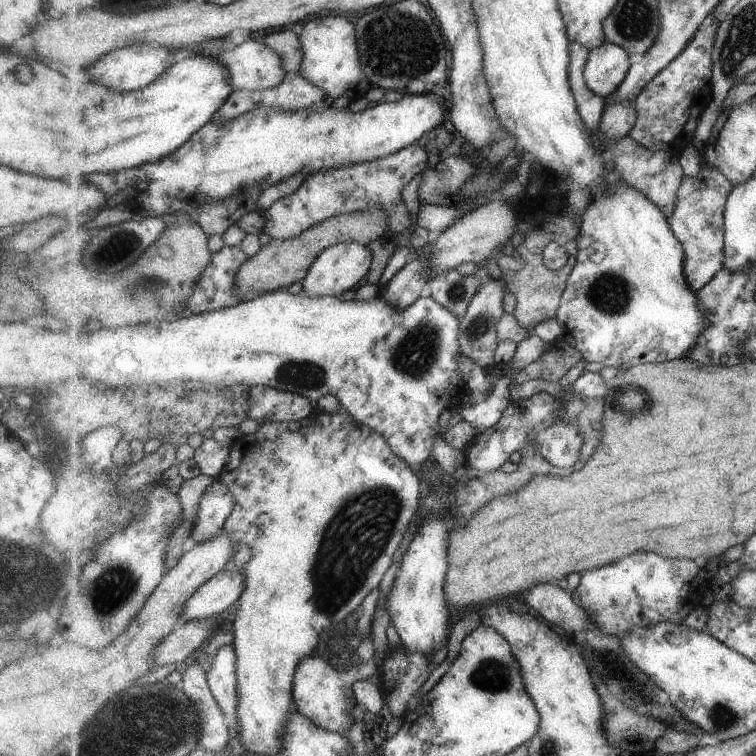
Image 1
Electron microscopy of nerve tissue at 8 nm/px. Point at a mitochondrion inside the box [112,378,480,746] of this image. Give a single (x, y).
(358, 535)

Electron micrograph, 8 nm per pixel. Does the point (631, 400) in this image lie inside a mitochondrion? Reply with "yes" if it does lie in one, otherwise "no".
yes

